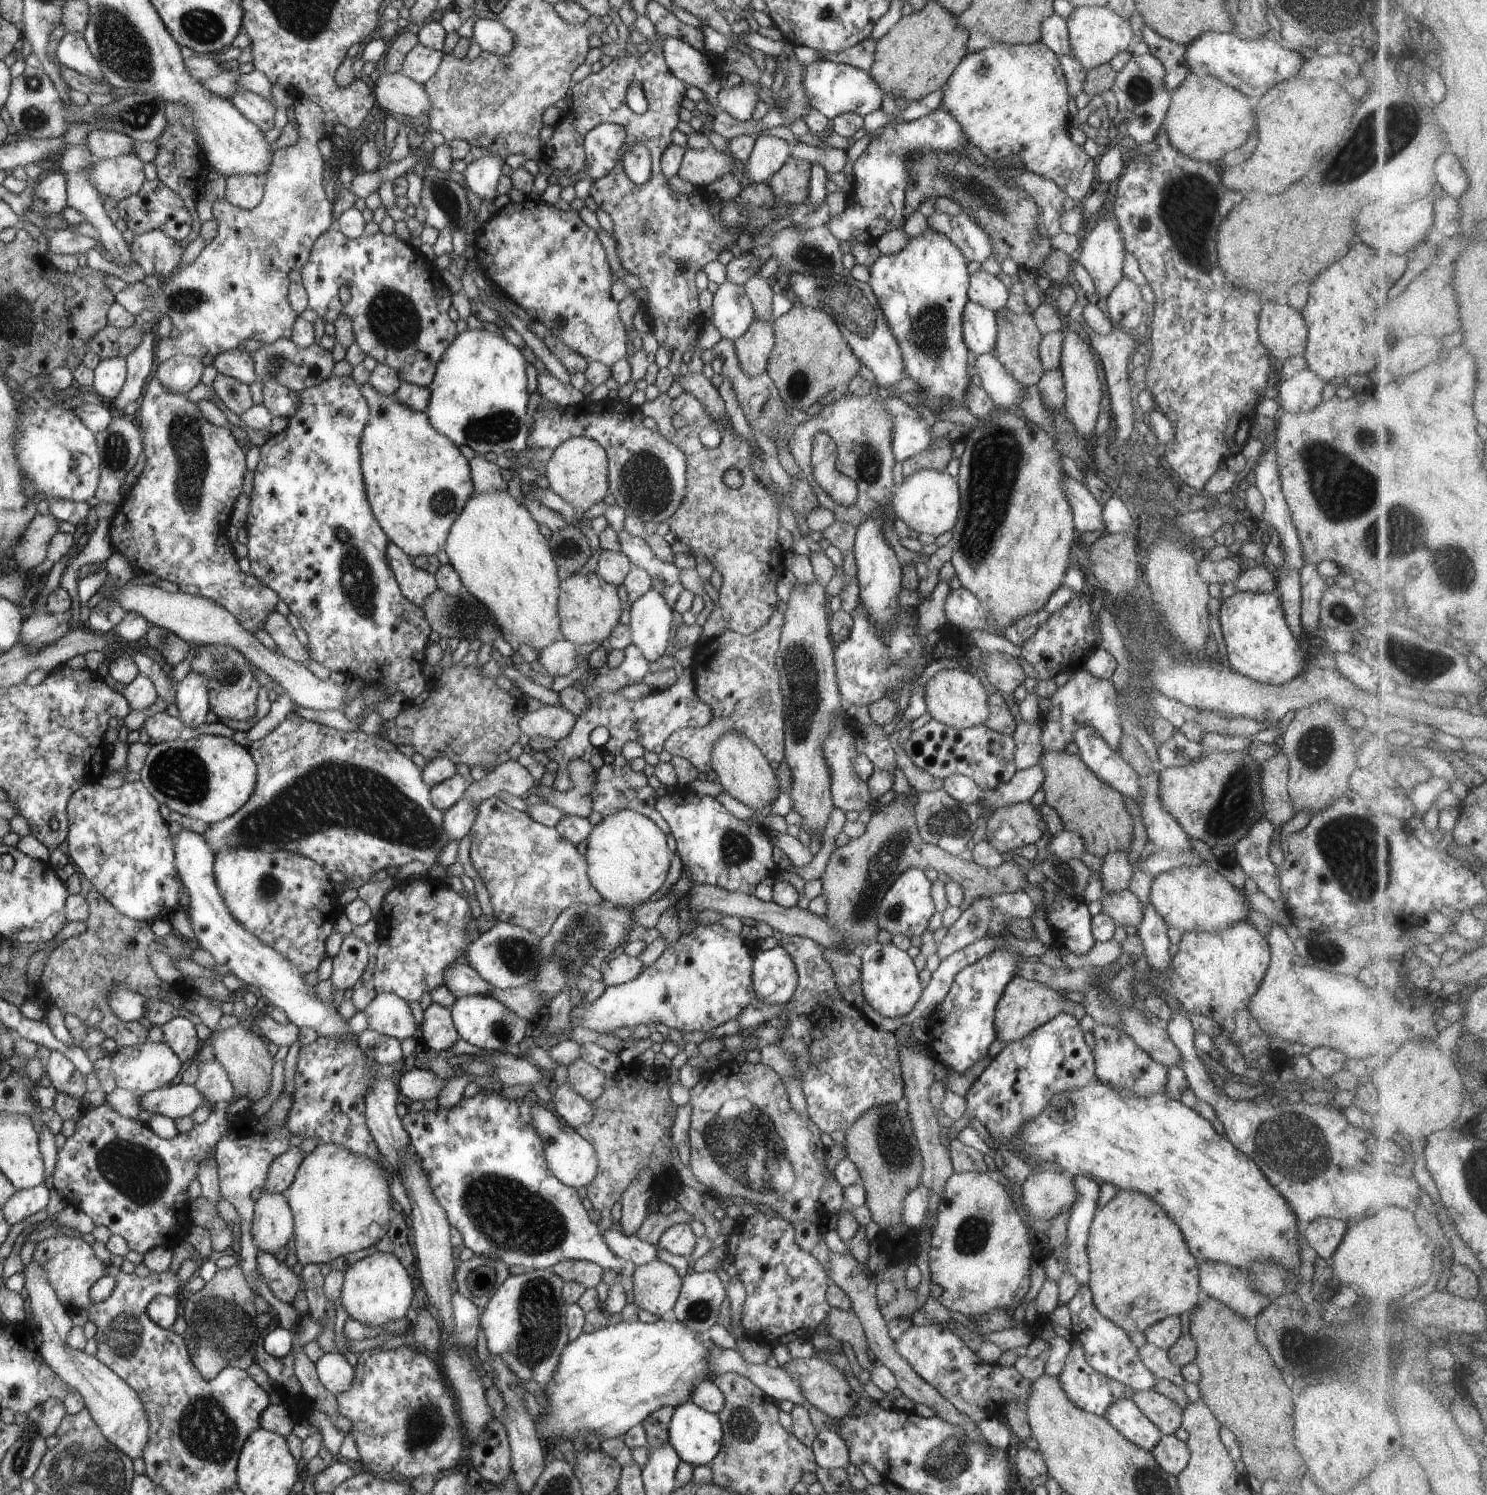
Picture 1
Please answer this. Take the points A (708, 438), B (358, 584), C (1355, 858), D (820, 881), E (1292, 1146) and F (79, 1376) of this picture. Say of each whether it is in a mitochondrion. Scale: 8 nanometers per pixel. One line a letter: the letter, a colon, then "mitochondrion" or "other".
A: other
B: mitochondrion
C: mitochondrion
D: other
E: mitochondrion
F: other

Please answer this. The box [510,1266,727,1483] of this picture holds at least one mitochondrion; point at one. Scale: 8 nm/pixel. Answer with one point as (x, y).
(539, 1305)

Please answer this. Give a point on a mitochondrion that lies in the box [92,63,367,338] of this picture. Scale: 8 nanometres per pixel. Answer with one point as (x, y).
(136, 116)

